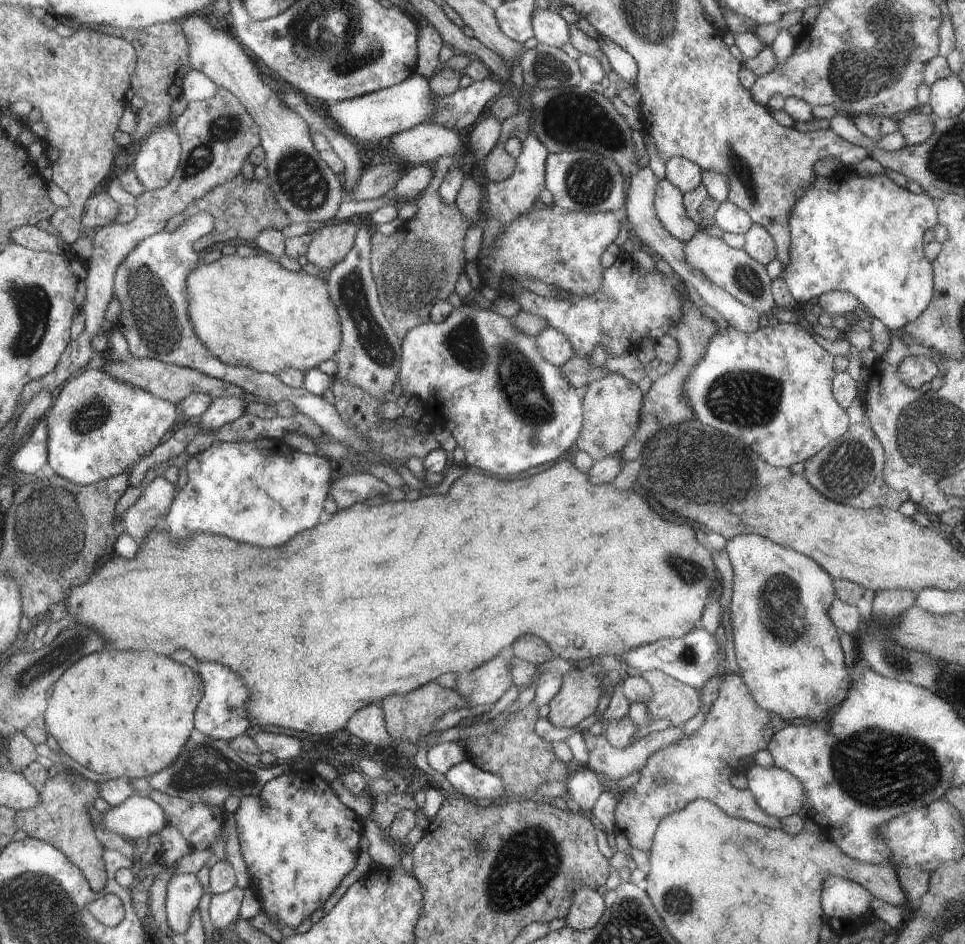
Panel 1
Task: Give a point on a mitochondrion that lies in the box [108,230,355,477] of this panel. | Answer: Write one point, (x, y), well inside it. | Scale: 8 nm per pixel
(155, 316)

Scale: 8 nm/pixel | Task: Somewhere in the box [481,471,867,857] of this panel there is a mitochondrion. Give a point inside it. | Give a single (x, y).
(780, 604)

